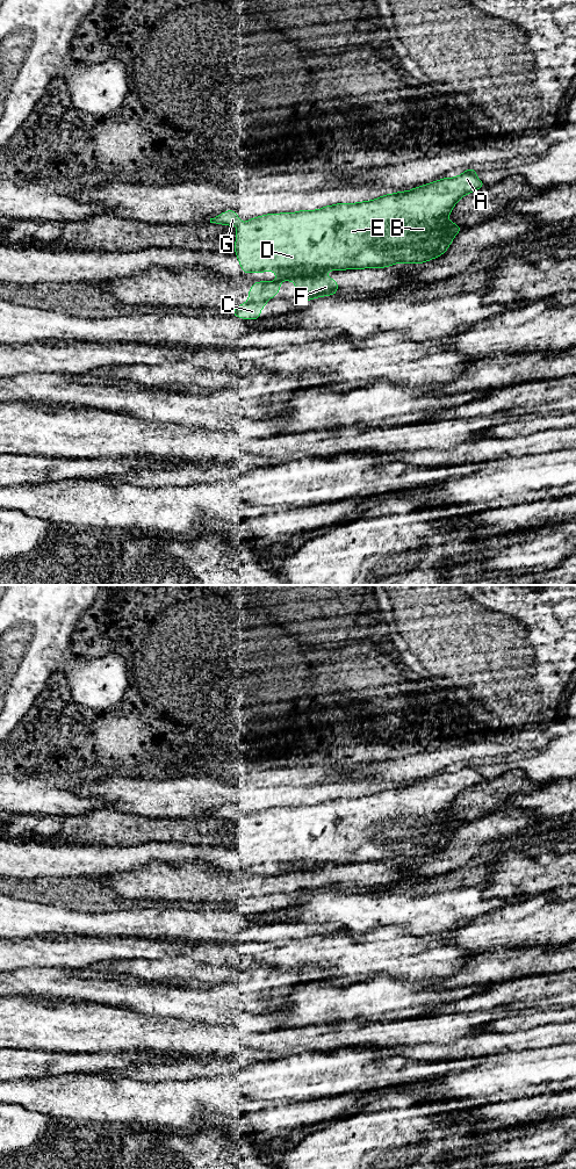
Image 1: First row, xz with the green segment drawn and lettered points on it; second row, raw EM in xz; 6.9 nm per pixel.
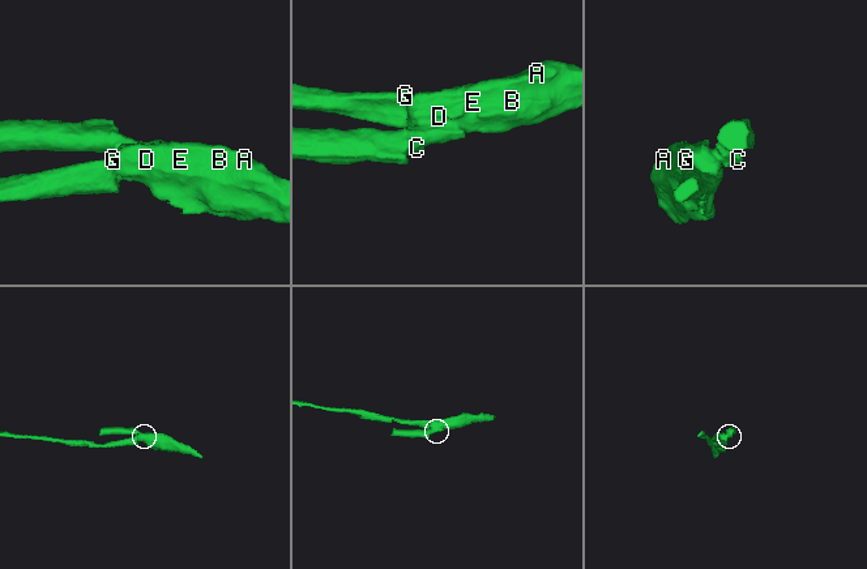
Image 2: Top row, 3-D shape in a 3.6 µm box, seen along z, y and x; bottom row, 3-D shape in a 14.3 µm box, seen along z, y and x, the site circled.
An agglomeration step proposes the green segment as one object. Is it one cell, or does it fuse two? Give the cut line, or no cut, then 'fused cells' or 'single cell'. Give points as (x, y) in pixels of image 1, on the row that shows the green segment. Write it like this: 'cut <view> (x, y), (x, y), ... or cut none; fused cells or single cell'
cut xz (325, 271), (318, 274), (294, 272), (278, 279); fused cells

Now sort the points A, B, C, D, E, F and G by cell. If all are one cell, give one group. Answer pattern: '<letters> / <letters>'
A B D E G / C F

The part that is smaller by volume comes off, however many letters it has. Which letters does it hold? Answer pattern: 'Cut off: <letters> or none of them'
Cut off: C, F

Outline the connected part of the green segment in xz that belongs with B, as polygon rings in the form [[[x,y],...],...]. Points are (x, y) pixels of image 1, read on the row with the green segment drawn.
[[[469,168],[459,176],[444,178],[411,190],[387,194],[372,201],[338,203],[317,210],[268,214],[251,218],[245,223],[236,215],[236,211],[230,209],[210,218],[210,223],[240,225],[235,236],[235,254],[245,274],[272,270],[278,279],[282,280],[296,272],[315,275],[327,270],[383,268],[397,262],[423,264],[445,253],[453,238],[461,231],[462,228],[448,221],[447,216],[463,195],[484,187],[475,174],[476,169]]]

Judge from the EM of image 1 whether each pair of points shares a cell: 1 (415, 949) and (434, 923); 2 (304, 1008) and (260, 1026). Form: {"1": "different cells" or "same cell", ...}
{"1": "different cells", "2": "different cells"}

